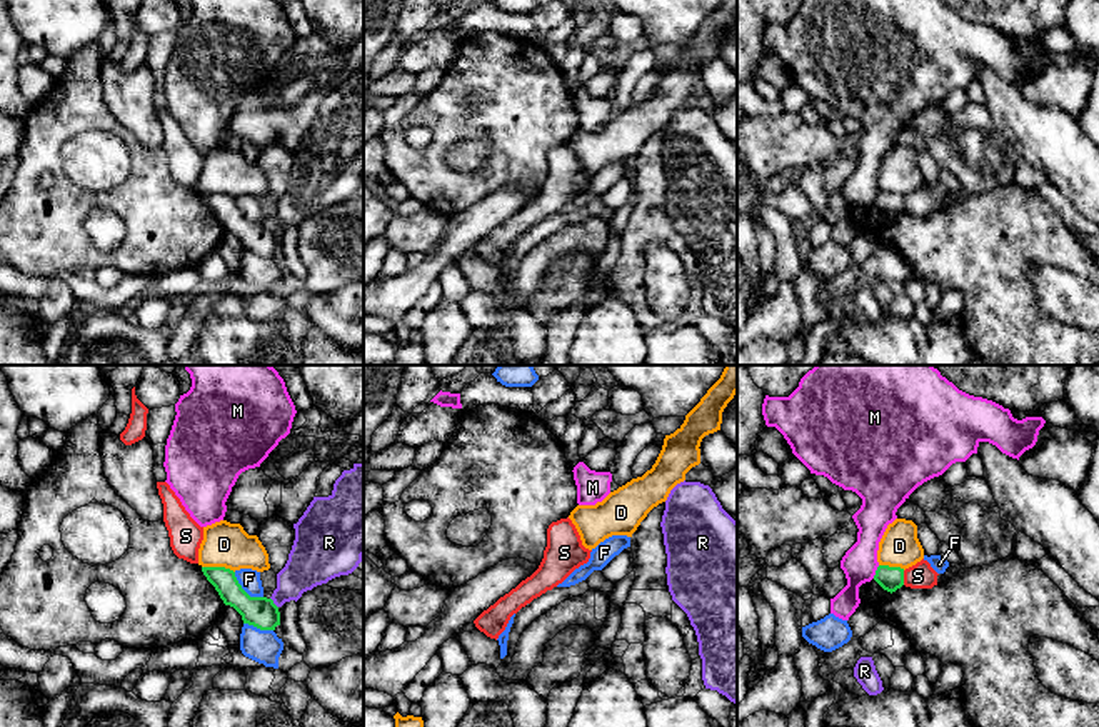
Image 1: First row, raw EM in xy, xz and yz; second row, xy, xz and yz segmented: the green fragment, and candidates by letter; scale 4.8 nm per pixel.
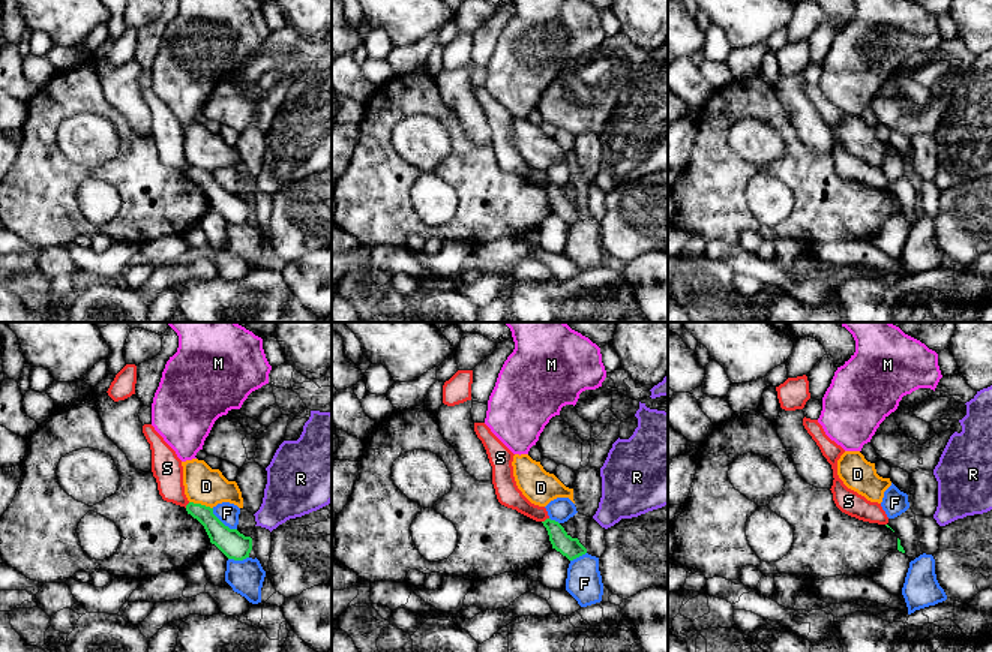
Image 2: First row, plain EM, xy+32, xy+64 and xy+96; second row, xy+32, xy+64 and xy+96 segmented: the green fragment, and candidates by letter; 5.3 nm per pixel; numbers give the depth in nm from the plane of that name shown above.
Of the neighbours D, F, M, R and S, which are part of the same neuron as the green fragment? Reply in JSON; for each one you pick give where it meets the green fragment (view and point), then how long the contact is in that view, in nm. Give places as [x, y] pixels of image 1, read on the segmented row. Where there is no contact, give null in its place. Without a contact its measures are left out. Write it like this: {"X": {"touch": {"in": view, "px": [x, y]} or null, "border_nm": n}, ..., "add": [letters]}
{"add": []}

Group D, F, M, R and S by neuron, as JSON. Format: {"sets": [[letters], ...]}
{"sets": [["D"], ["F"], ["M"], ["R"], ["S"]]}

